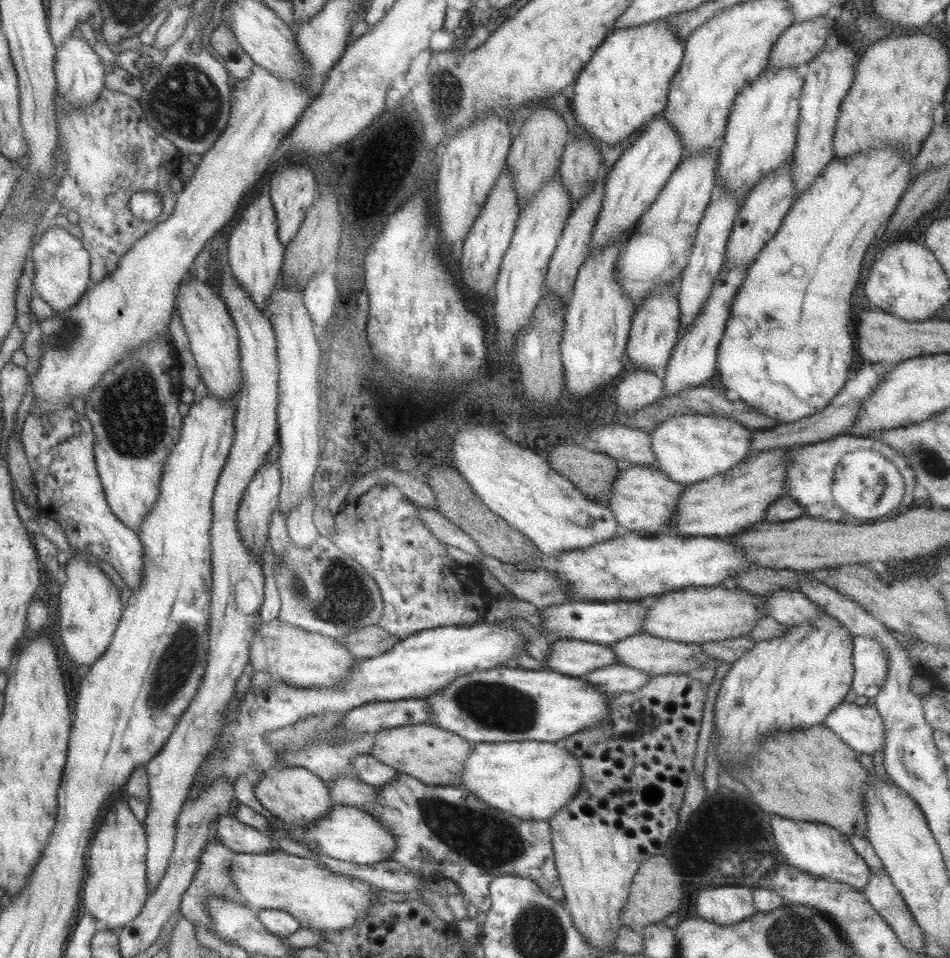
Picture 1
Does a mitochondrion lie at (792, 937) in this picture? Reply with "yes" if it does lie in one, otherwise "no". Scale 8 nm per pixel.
yes

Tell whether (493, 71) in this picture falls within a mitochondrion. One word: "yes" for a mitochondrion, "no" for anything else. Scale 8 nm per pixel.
no

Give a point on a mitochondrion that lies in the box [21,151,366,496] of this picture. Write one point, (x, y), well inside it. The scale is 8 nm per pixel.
(134, 417)

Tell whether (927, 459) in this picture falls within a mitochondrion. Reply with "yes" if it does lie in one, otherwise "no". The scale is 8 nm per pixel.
yes

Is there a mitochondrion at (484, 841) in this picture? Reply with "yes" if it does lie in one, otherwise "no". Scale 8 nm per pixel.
yes

